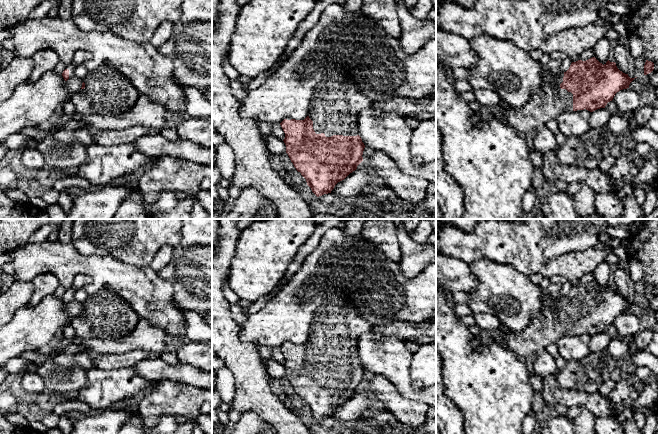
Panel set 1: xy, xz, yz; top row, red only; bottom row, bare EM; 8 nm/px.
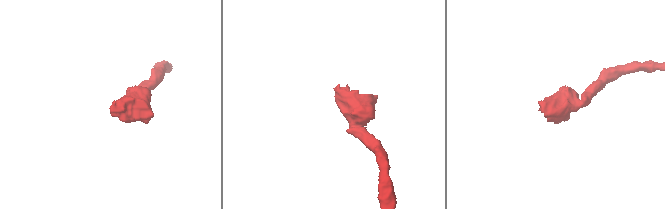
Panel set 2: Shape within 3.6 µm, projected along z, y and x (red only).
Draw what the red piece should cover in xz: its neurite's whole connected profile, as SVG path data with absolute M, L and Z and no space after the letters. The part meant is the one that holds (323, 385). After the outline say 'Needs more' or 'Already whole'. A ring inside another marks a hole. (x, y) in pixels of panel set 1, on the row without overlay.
M326 295L325 301L317 308L308 333L308 340L304 344L284 343L280 349L285 357L284 367L294 391L306 403L307 409L317 420L331 417L335 409L344 404L357 393L363 385L365 372L358 353L358 338L365 332L372 331L373 326L368 323L341 295Z. Needs more

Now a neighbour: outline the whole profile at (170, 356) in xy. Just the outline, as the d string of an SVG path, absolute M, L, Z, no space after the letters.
M171 348L168 351L165 351L160 354L160 357L170 365L176 365L178 362L176 348Z

